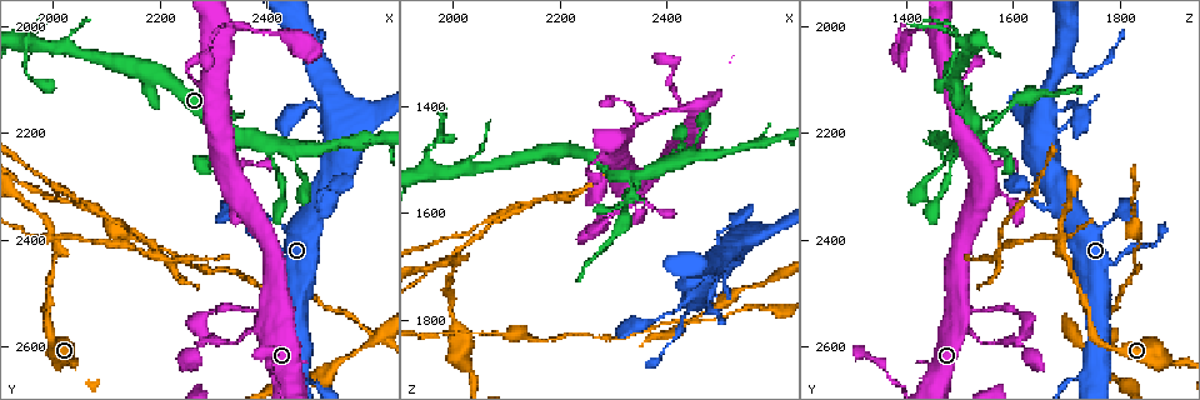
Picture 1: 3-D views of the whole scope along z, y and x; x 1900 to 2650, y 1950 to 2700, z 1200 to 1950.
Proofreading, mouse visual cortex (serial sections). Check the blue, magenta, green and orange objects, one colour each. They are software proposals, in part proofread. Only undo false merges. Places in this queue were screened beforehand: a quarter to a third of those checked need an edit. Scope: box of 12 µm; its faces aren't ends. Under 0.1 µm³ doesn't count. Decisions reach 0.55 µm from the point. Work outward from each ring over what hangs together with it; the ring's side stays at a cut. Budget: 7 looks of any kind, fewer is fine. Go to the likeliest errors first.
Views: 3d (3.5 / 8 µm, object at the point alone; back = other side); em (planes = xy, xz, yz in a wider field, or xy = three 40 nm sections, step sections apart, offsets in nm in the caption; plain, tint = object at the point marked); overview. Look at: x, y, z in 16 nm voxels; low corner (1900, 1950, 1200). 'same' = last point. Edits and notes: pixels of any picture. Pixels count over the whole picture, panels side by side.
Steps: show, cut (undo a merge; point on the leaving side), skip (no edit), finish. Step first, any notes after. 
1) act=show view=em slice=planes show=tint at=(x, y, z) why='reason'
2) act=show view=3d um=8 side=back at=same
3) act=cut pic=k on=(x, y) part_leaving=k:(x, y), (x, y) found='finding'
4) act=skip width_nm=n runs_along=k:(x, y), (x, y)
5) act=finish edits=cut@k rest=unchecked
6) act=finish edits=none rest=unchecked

act=show view=3d um=3.5 side=back at=(2005, 2405, 1695) why='abrupt turn'

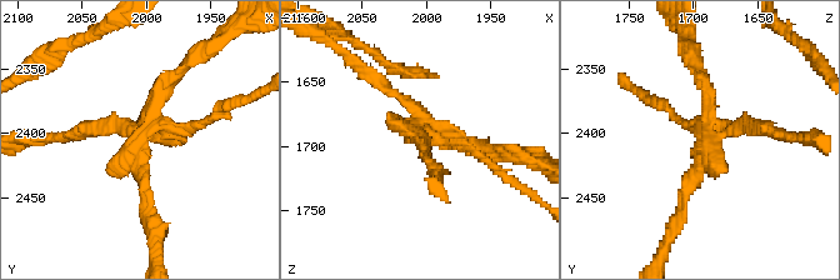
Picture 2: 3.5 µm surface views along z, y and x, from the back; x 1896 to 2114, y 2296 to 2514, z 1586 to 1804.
act=show view=em slice=planes show=plain at=(2010, 2410, 1690) arms=4 arm_widths_nm=100,150,150,200 why='now the EM'

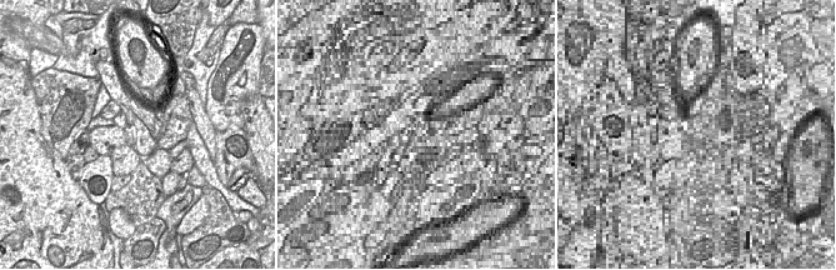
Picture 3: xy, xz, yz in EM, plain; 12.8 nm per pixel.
act=show view=em slice=planes show=tint at=same why='where the object lies'

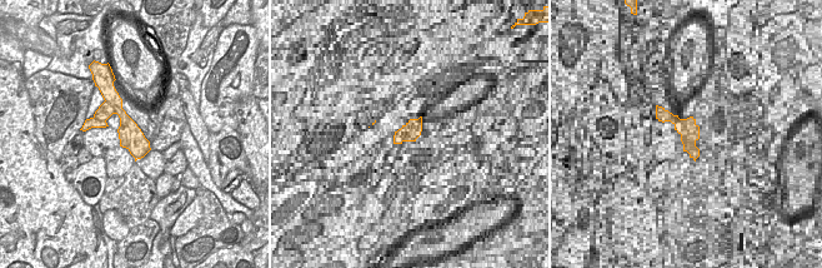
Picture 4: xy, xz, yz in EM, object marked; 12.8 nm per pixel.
act=cut pic=2 on=(199, 124) part_leaving=2:(134, 150), (134, 128), (65, 135) found='two cells meet here'

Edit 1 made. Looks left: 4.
act=show view=overview

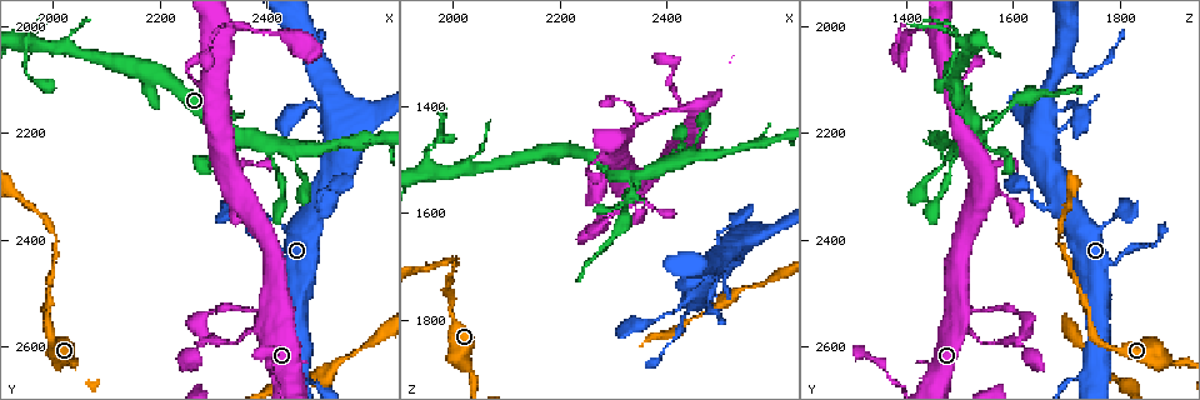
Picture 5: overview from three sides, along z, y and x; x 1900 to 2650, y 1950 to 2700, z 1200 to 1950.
act=show view=3d um=3.5 at=(2325, 2180, 1530) why='sudden change in width'

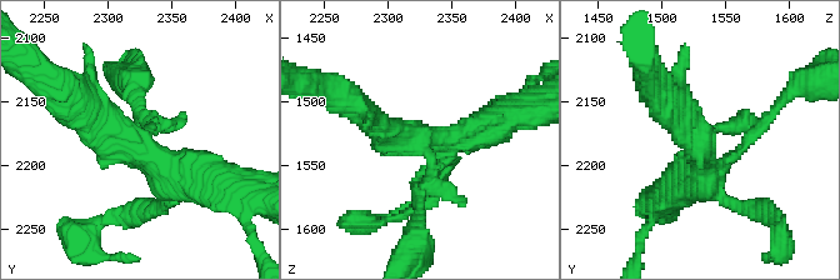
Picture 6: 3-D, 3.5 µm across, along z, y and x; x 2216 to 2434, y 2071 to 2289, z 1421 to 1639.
act=show view=em slice=planes show=plain at=(2320, 2186, 1532)

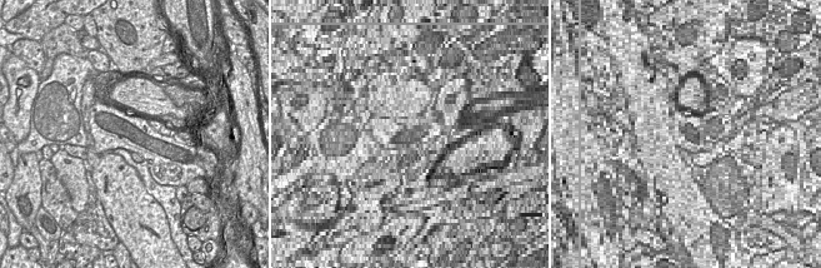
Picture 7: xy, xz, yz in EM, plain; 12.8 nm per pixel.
act=show view=em slice=planes show=tint at=same

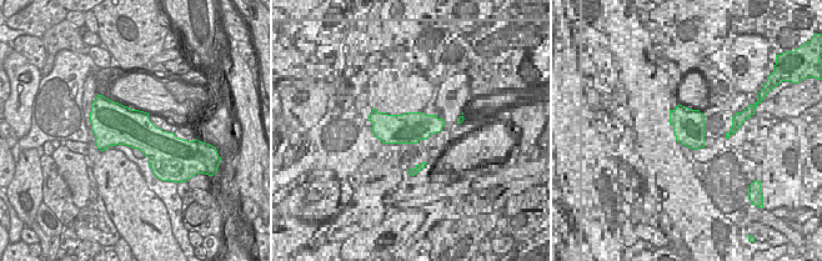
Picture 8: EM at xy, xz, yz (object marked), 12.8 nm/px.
act=cut pic=6 on=(138, 88) found='two cells meet here'

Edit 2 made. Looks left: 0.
act=finish edits=cut@2,cut@6 rest=unchecked

